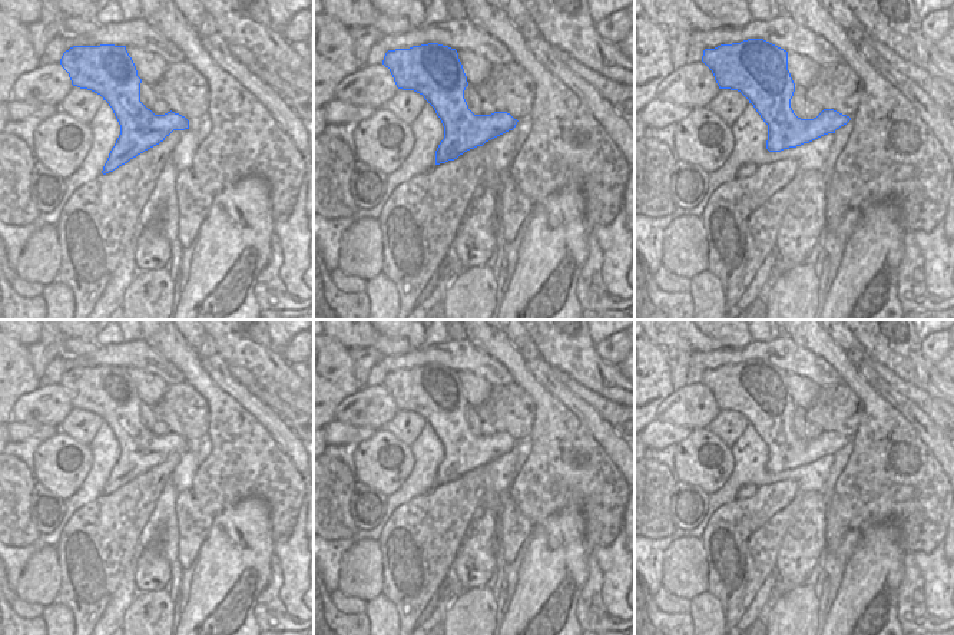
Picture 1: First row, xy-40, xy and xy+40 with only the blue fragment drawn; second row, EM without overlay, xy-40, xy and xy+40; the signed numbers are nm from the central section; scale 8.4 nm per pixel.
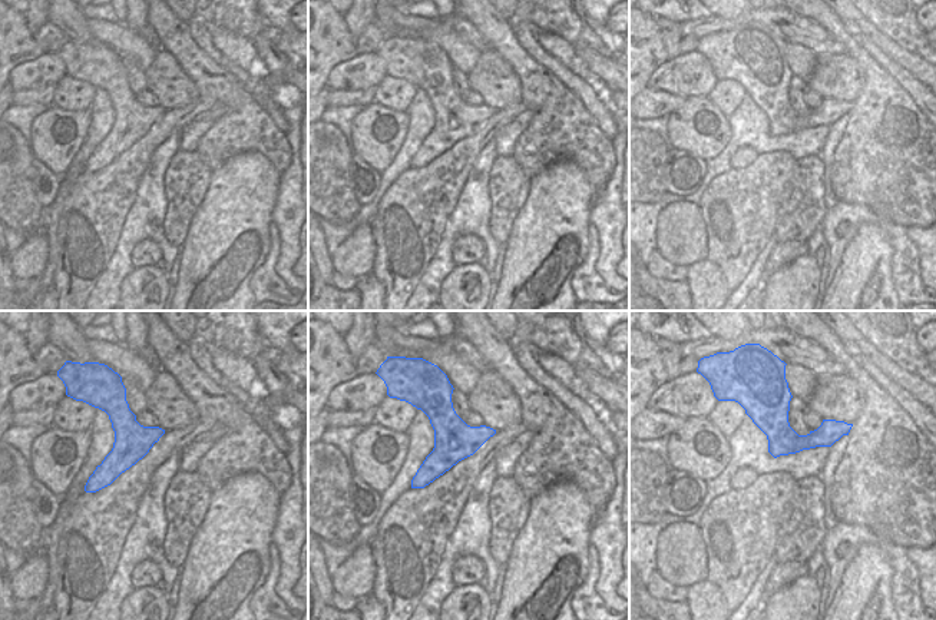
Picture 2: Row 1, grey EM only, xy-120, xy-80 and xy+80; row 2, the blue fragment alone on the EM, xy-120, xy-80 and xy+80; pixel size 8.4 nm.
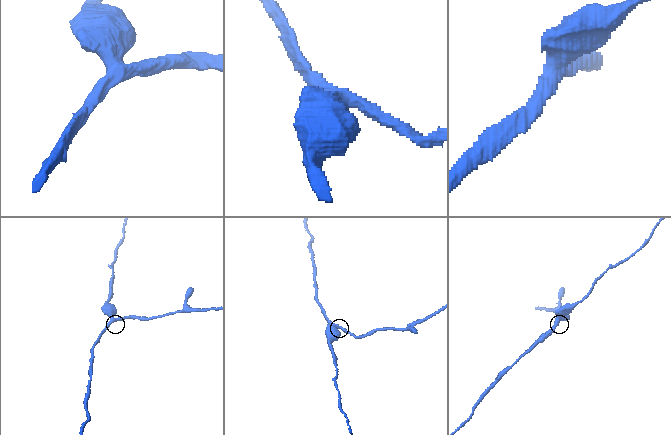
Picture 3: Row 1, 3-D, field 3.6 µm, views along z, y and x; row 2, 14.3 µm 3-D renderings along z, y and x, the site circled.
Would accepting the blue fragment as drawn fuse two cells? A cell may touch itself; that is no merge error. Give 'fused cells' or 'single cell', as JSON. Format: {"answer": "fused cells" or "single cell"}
{"answer": "single cell"}

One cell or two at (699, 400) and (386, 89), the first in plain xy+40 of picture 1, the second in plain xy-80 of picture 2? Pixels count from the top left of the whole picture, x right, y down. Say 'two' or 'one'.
two

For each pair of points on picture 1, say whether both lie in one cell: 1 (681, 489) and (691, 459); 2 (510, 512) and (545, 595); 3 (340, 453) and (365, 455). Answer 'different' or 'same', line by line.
1: different
2: different
3: different

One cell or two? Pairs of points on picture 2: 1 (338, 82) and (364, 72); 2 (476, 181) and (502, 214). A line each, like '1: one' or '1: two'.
1: one
2: two

